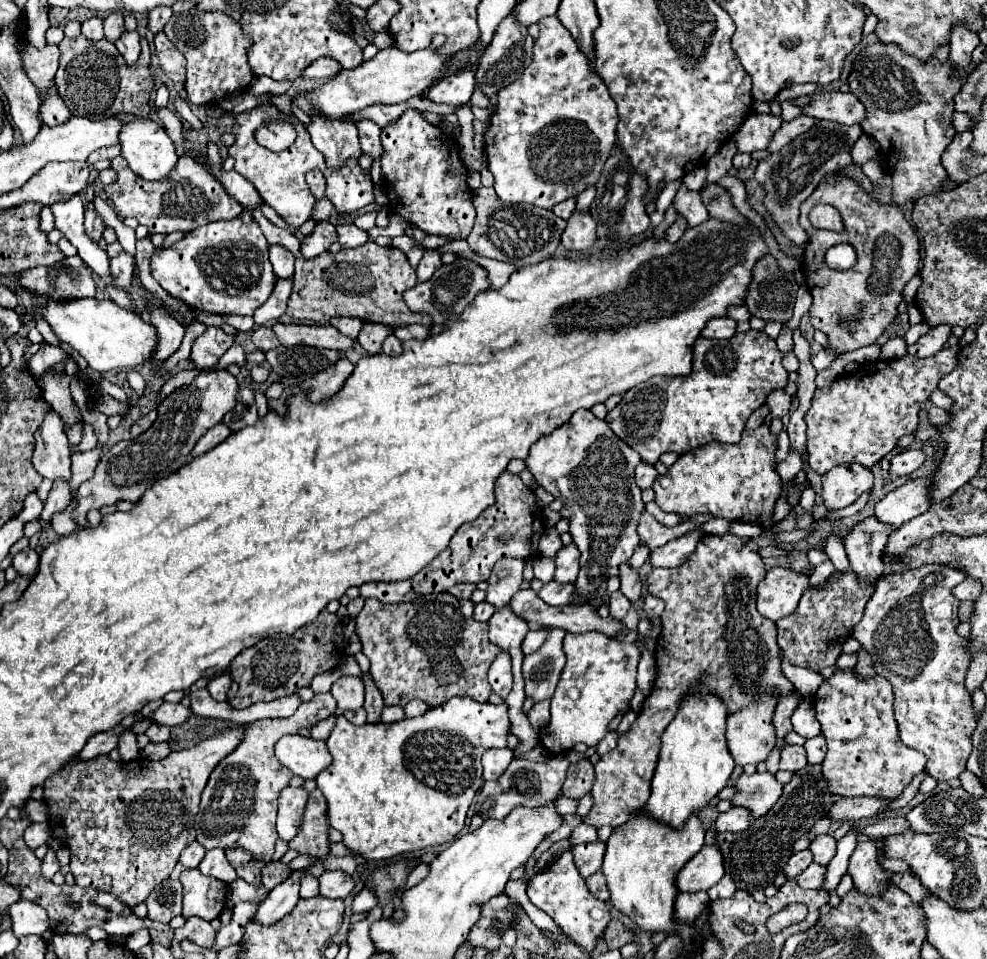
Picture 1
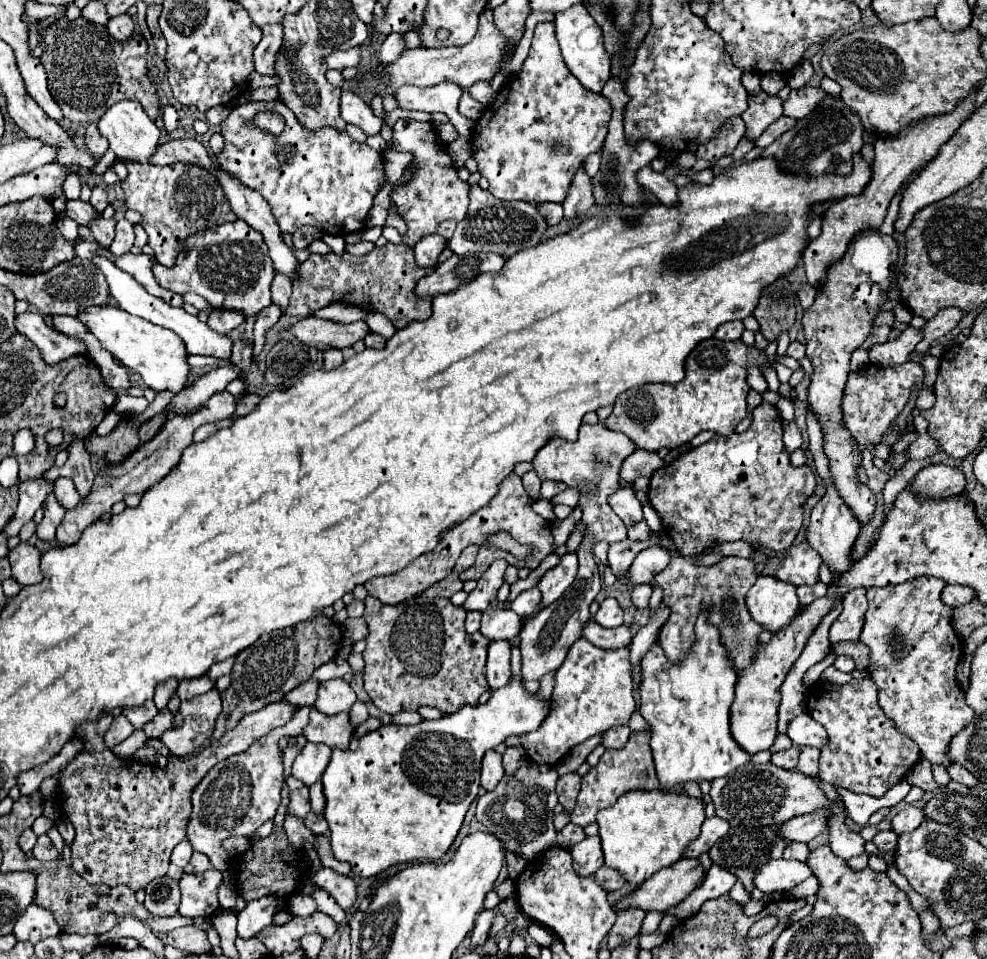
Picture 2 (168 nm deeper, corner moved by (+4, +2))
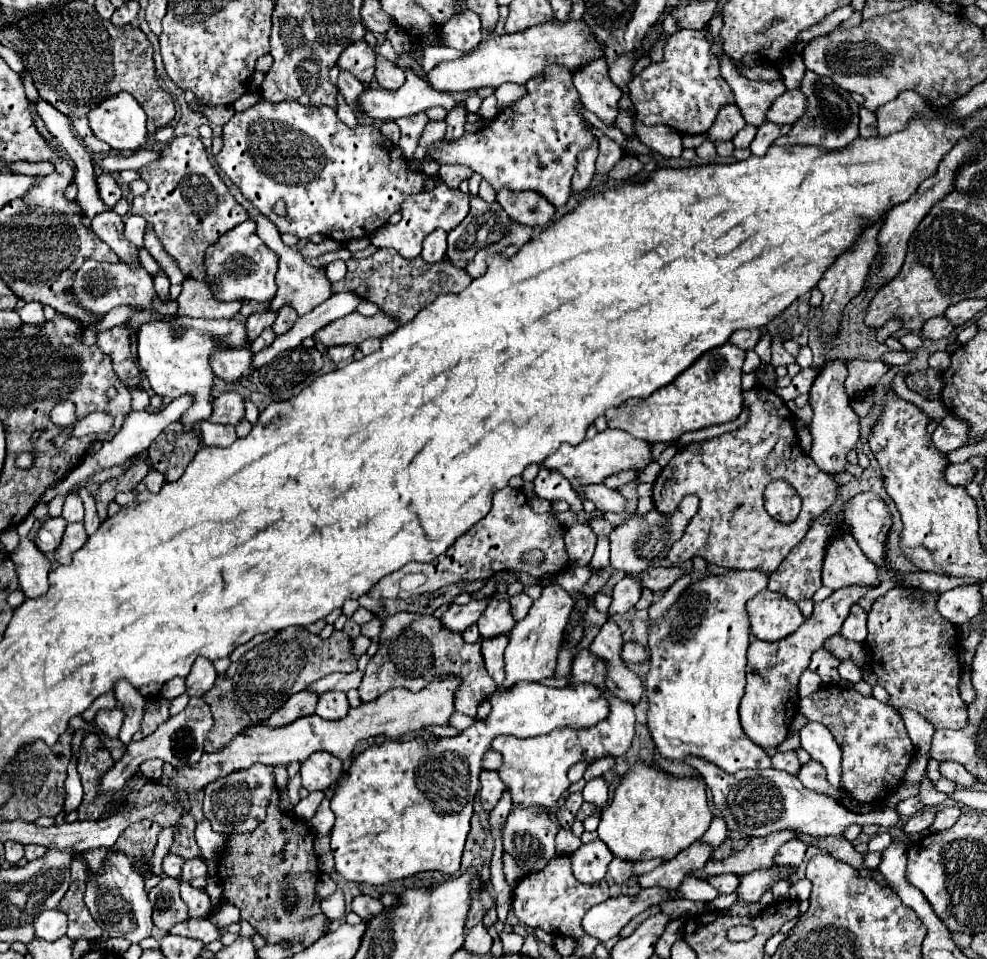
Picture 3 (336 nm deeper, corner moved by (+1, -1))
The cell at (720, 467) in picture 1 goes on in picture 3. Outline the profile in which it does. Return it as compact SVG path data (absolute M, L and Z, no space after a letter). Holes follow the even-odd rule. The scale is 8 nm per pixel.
M755 386L745 392L743 398L751 410L751 418L745 426L679 450L653 484L655 508L667 516L679 508L685 496L693 494L699 498L699 512L689 520L685 534L667 554L671 564L683 564L699 556L709 564L739 570L761 570L769 576L797 546L797 542L801 542L811 522L835 500L837 482L801 450L795 434L795 414L787 404L763 386ZM773 480L789 482L801 496L803 508L797 522L781 524L767 514L763 492Z

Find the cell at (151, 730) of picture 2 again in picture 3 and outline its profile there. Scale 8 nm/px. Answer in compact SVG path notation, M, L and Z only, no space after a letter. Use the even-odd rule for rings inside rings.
M147 698L147 706L145 706L145 718L143 718L143 726L141 732L143 736L149 736L157 730L159 724L163 724L169 718L169 702L161 700L161 698Z

